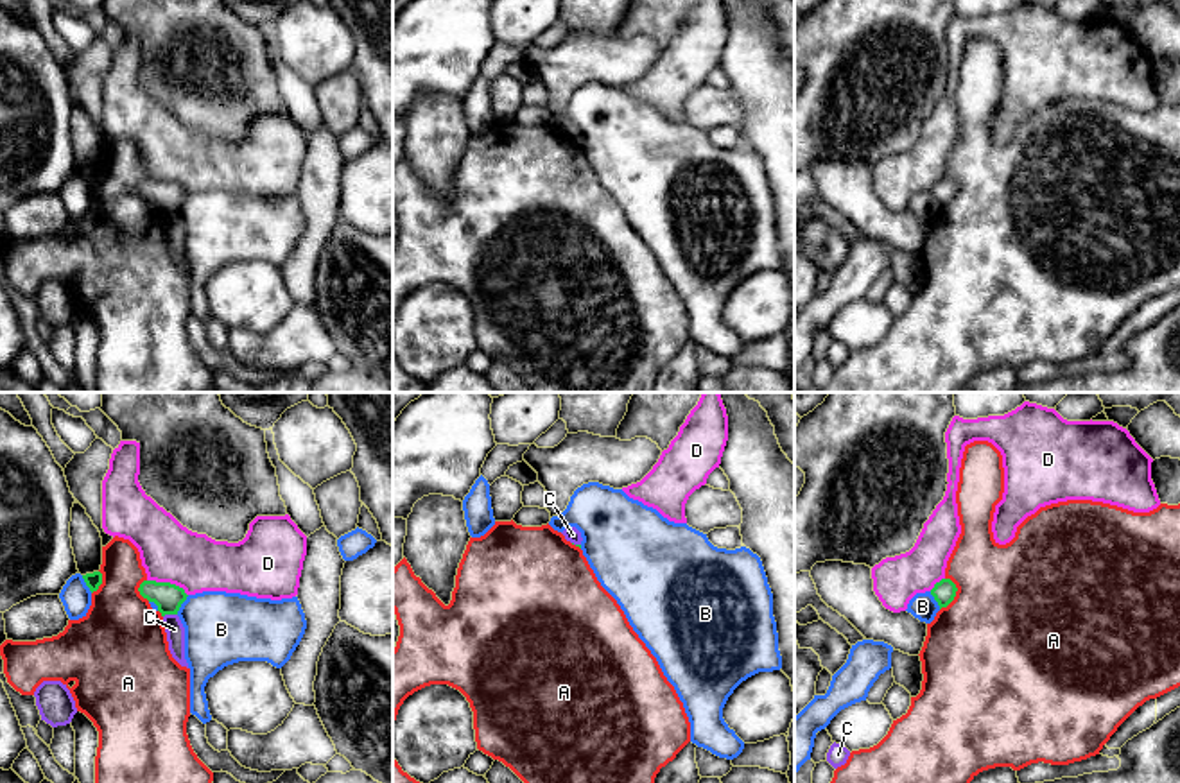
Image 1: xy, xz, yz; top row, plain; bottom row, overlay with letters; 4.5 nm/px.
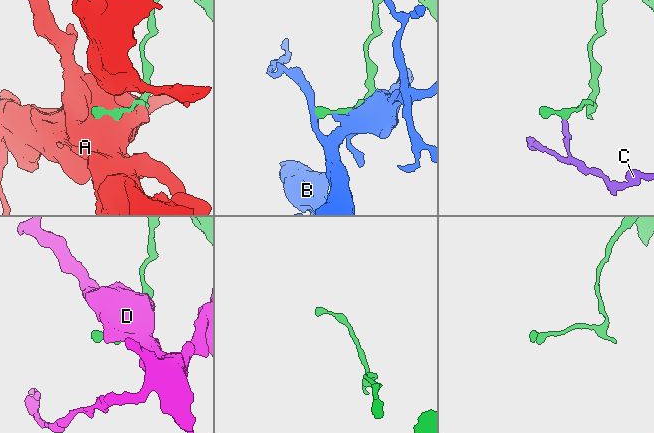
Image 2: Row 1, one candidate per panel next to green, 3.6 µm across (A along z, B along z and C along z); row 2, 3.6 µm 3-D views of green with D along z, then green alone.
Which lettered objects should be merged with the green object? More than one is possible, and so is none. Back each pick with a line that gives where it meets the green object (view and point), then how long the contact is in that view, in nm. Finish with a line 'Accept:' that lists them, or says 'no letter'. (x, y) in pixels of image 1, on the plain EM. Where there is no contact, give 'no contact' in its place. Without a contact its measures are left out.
Accept: no letter

